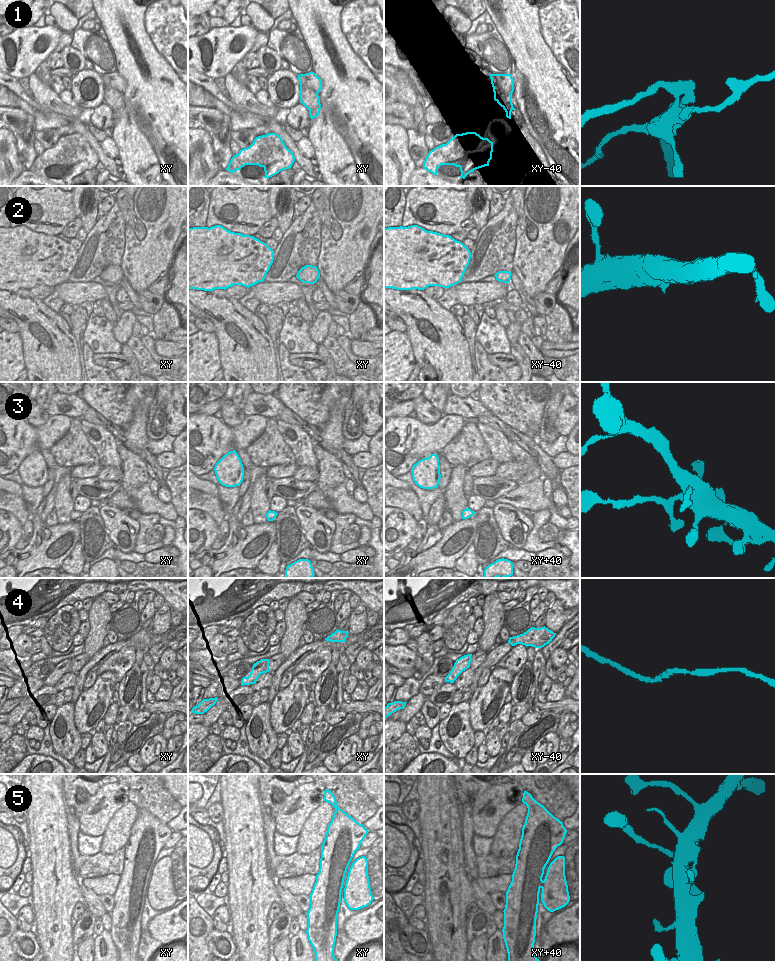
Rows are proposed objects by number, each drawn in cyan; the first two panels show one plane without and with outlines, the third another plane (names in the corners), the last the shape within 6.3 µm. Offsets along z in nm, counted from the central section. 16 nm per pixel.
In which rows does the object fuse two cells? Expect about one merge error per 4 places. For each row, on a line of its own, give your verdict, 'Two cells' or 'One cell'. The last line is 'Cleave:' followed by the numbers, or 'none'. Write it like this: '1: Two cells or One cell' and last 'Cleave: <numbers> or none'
1: Two cells
2: One cell
3: Two cells
4: One cell
5: One cell
Cleave: 1, 3

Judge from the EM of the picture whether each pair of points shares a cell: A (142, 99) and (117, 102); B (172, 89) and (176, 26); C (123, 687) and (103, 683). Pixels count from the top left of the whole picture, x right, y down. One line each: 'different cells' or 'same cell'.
A: different cells
B: different cells
C: different cells

